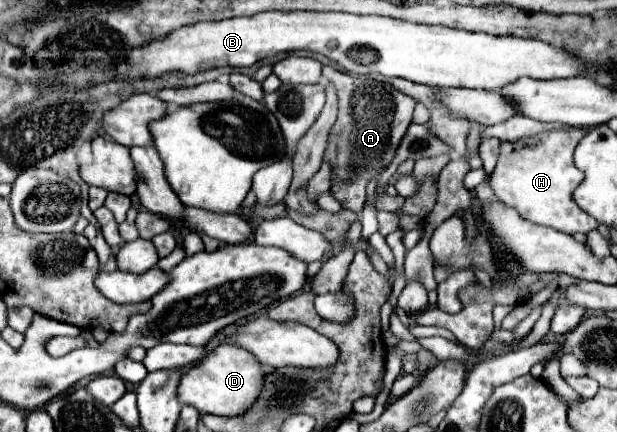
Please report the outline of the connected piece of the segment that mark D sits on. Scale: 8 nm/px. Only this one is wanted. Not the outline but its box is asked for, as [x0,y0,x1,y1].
[176,344,264,416]

